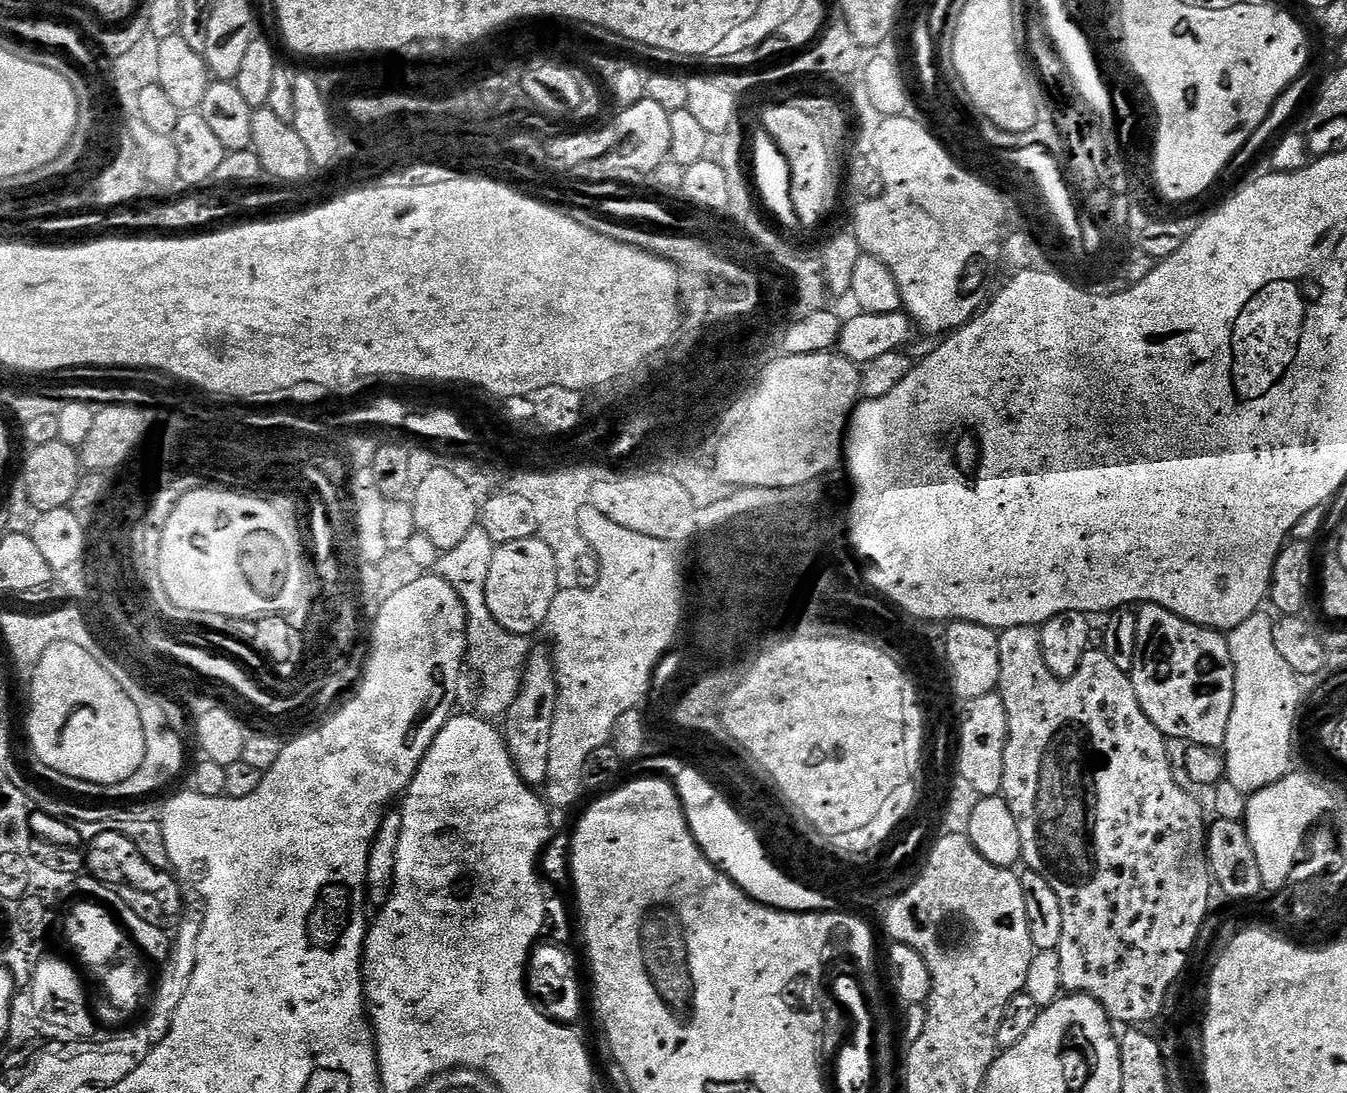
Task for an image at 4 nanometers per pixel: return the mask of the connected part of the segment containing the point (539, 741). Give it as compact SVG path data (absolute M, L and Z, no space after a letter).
M529 655L520 676L520 688L511 706L502 717L504 747L508 749L512 766L529 786L547 785L550 752L550 730L556 713L556 675L553 663L544 656Z

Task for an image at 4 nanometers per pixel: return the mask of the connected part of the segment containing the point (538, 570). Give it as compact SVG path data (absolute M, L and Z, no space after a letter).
M540 539L506 542L493 547L484 579L484 598L492 617L507 632L531 637L535 628L545 627L548 611L558 591L554 553Z

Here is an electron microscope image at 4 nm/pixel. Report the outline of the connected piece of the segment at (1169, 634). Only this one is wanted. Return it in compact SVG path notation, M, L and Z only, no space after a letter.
M1157 604L1143 605L1135 613L1136 618L1136 657L1132 663L1131 677L1134 686L1134 694L1138 696L1138 702L1146 718L1150 720L1152 725L1165 736L1173 741L1185 740L1183 743L1188 746L1196 745L1202 748L1223 749L1224 739L1226 738L1226 730L1230 726L1230 714L1234 710L1234 662L1230 658L1230 650L1228 649L1228 638L1223 631L1215 628L1204 628L1200 624L1195 624L1189 620L1183 620L1178 614L1174 614L1170 610L1166 610Z

